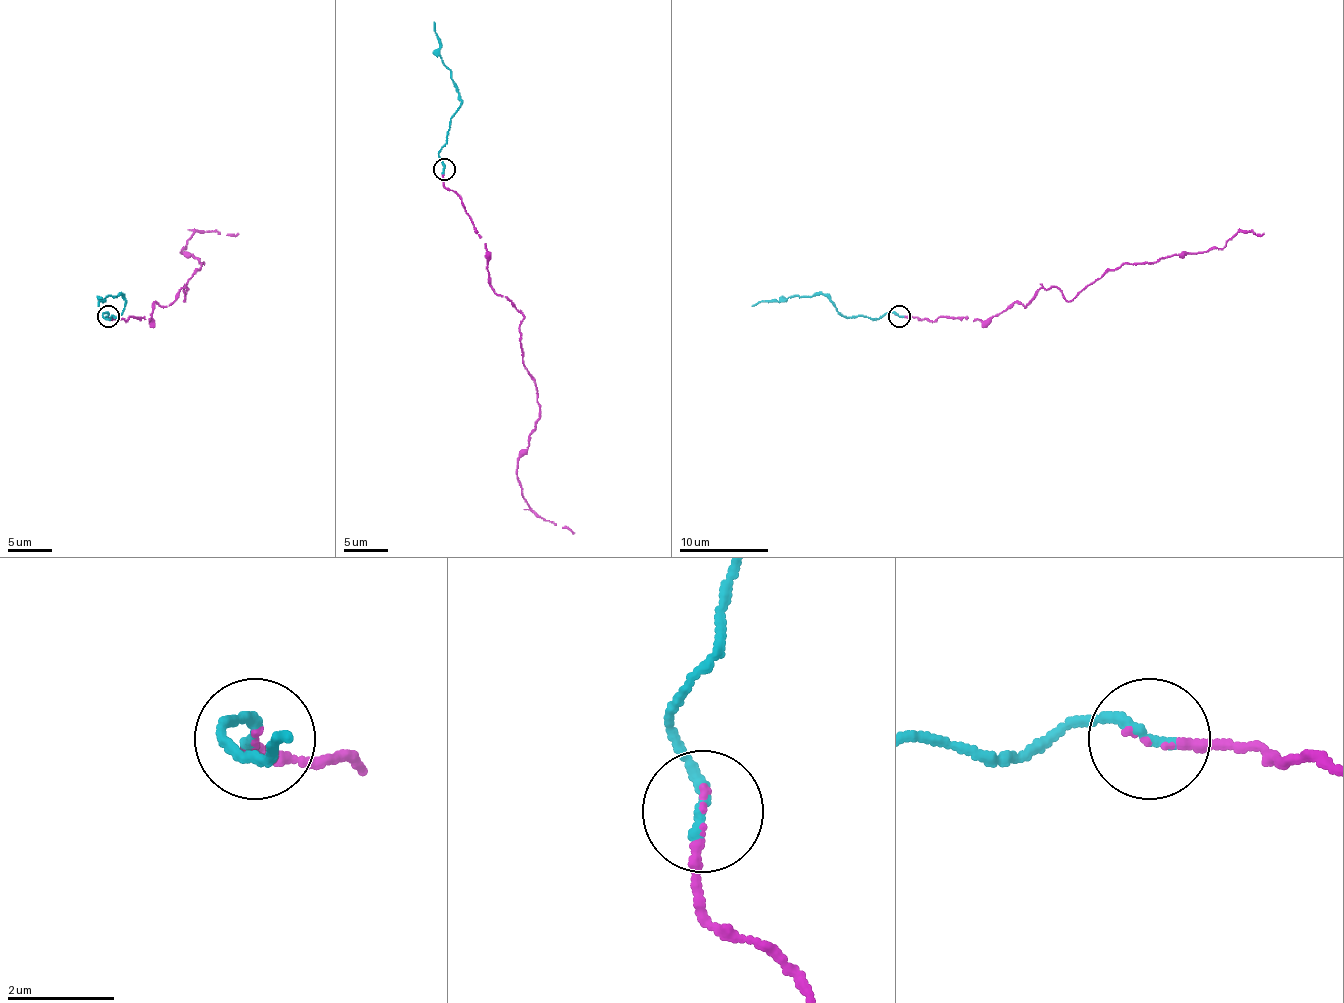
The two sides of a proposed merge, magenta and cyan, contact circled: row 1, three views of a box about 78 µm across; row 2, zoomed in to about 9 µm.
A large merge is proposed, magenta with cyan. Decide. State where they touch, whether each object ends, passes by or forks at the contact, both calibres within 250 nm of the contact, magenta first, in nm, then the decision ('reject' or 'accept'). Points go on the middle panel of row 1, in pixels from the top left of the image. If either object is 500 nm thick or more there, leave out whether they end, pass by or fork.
(444, 169) | magenta ends | cyan ends | 130/240 nm | accept

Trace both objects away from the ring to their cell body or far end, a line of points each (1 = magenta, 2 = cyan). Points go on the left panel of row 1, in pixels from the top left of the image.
1: (108, 316), (150, 321), (155, 303), (184, 287), (184, 301), (204, 263), (181, 252), (186, 241), (239, 234)
2: (108, 316), (106, 312), (102, 314), (106, 319), (117, 316), (124, 310), (119, 294), (97, 305)

